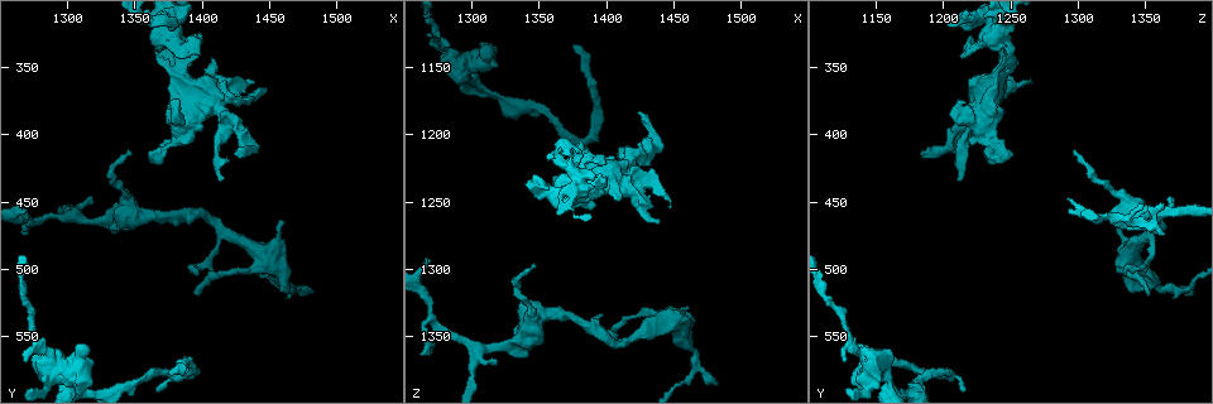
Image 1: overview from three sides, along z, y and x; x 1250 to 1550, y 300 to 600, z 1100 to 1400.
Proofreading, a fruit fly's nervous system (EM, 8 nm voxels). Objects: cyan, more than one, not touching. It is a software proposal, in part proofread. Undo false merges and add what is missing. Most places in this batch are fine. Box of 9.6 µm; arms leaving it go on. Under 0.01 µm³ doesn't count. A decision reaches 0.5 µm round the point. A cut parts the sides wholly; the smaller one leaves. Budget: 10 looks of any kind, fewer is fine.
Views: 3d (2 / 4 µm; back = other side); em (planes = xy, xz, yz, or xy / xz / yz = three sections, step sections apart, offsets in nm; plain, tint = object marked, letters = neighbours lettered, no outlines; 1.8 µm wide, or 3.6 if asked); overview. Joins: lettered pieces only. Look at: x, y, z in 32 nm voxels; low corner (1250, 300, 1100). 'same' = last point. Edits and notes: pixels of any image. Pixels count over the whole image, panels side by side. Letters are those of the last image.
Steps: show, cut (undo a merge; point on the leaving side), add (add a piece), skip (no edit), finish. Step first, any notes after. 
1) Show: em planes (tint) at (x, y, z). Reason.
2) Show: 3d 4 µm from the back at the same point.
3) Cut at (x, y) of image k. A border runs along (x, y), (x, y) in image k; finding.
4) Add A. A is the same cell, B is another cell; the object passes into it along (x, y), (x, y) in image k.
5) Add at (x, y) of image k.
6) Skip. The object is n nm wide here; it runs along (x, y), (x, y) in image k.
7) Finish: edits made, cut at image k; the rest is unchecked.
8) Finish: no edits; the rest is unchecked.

Show: em planes (letters) at (1406, 494, 1354). Closes a loop.

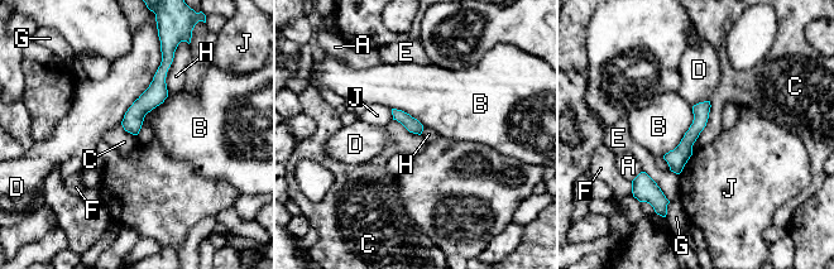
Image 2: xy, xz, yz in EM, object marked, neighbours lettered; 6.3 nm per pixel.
Skip. The object is 90 nm wide here; A, B, C, D, E, F, G, H and J are other cells; it runs along (164, 65), (157, 91), (128, 128) in image 2; all the same neuron.

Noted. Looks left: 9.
Show: 3d 2 µm at (1384, 374, 1210). An open end.

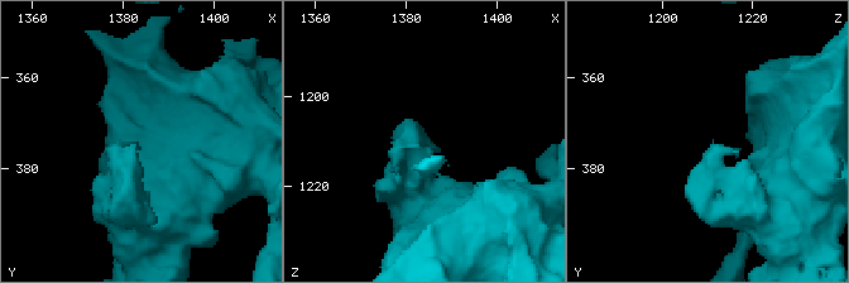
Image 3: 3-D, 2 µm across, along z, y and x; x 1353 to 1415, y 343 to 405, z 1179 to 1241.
Show: em yz step 4 (letters) at (1383, 374, 1211).

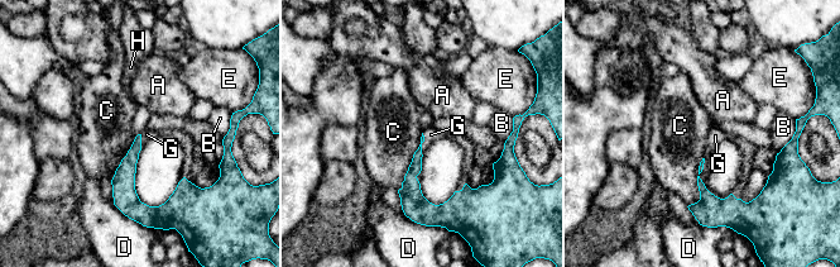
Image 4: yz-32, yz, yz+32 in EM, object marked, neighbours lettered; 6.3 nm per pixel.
Show: em planes (letters) at the same point. Another direction.

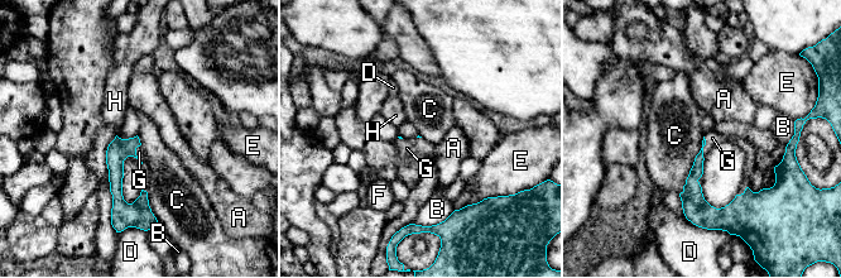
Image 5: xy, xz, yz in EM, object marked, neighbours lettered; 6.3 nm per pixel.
Add G. G is the same cell, A, B, C, D, E, F and H are other cells; the object passes into it along (692, 186), (702, 148), (712, 138) in image 5; the neuron continues.

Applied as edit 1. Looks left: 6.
Show: 3d 2 µm at (1378, 328, 1240).

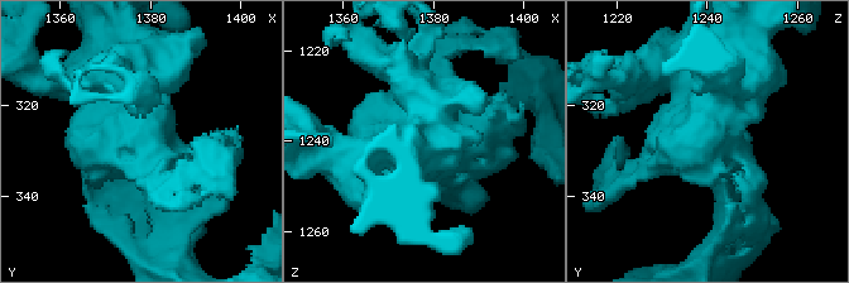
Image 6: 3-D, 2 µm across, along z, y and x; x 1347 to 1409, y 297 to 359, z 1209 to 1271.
Show: em planes (plain) at (1379, 328, 1240).

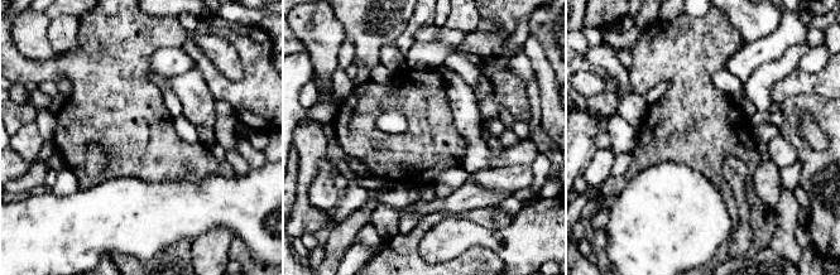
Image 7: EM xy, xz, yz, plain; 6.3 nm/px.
Show: em planes (letters) at the same point.

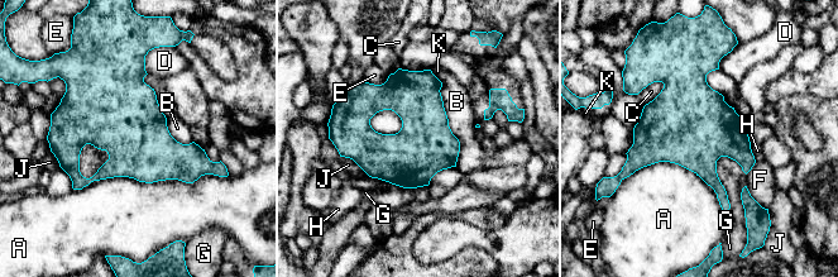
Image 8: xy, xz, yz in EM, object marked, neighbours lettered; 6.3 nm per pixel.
Skip. The longest contact is with A, 900 nm; A, B, C, D, E, F, G, H, J and K are other cells; a border runs along (215, 175), (106, 177), (73, 190) in image 8; all the same neuron.

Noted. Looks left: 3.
Finish: edits made, add at image 5; the rest is unchecked.

